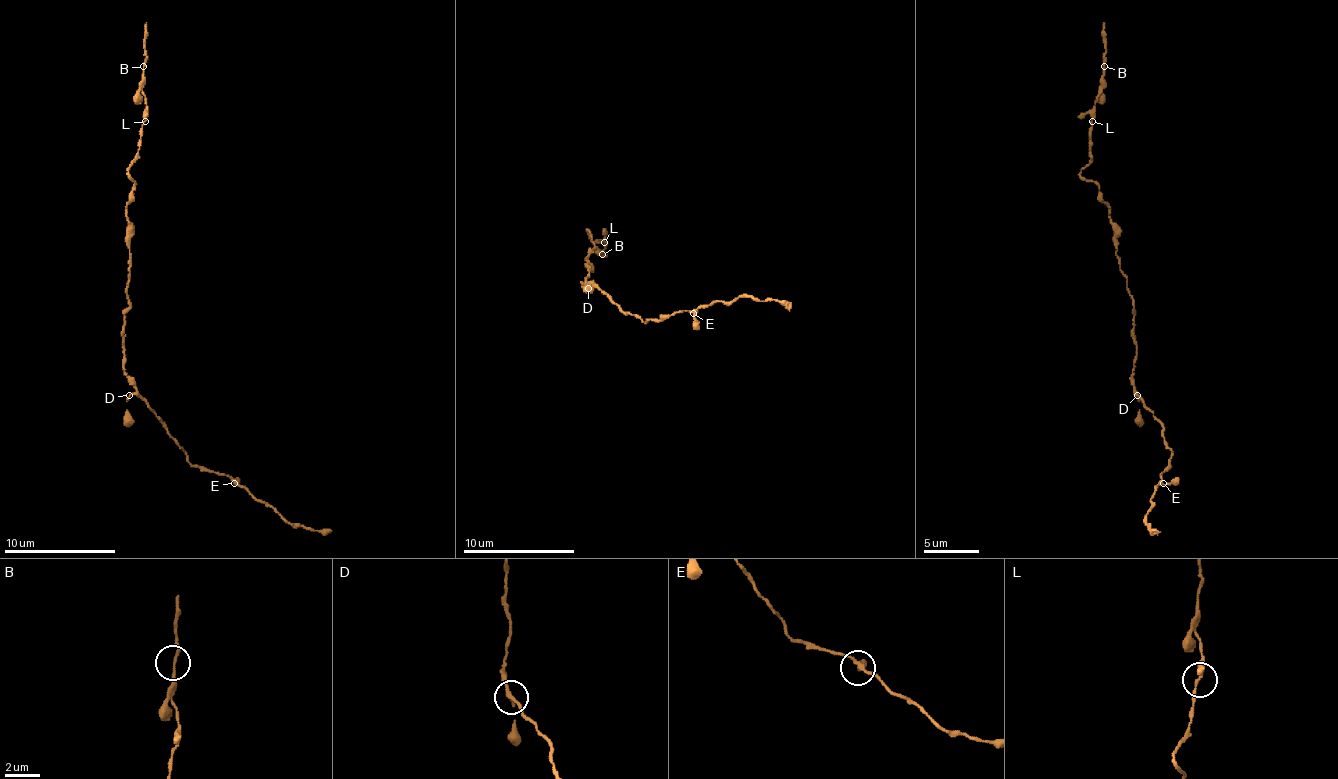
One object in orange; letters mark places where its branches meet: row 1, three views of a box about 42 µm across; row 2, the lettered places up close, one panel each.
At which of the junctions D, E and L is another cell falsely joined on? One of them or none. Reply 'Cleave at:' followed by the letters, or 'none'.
Cleave at: none

